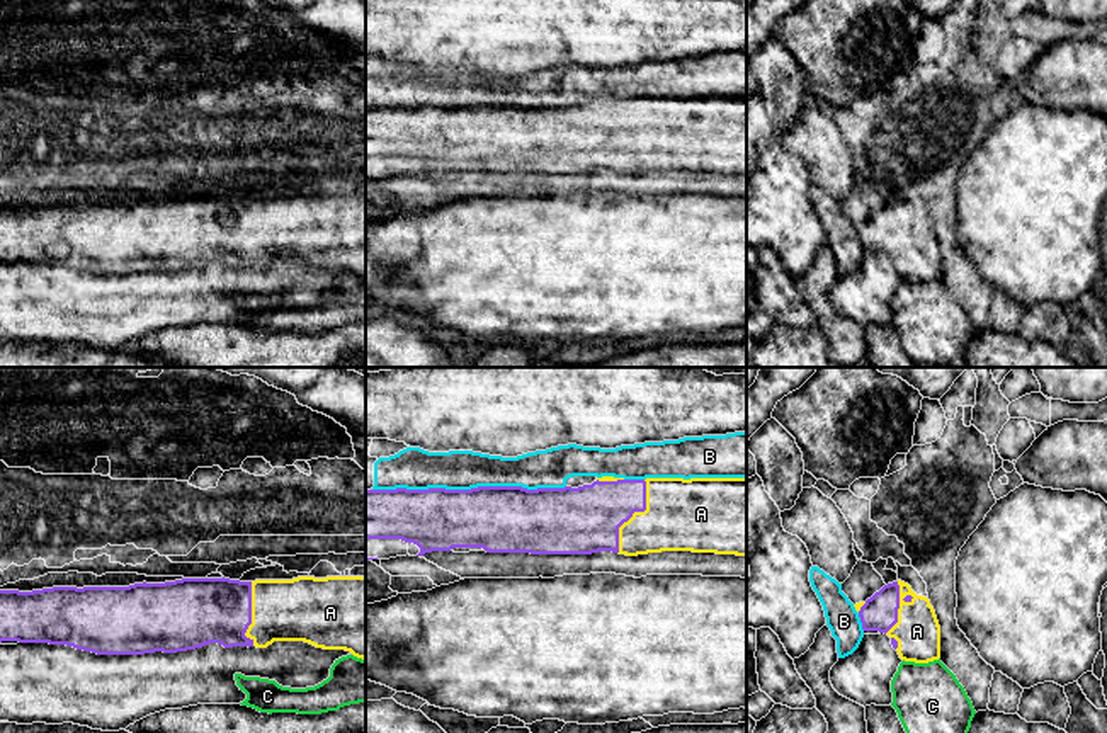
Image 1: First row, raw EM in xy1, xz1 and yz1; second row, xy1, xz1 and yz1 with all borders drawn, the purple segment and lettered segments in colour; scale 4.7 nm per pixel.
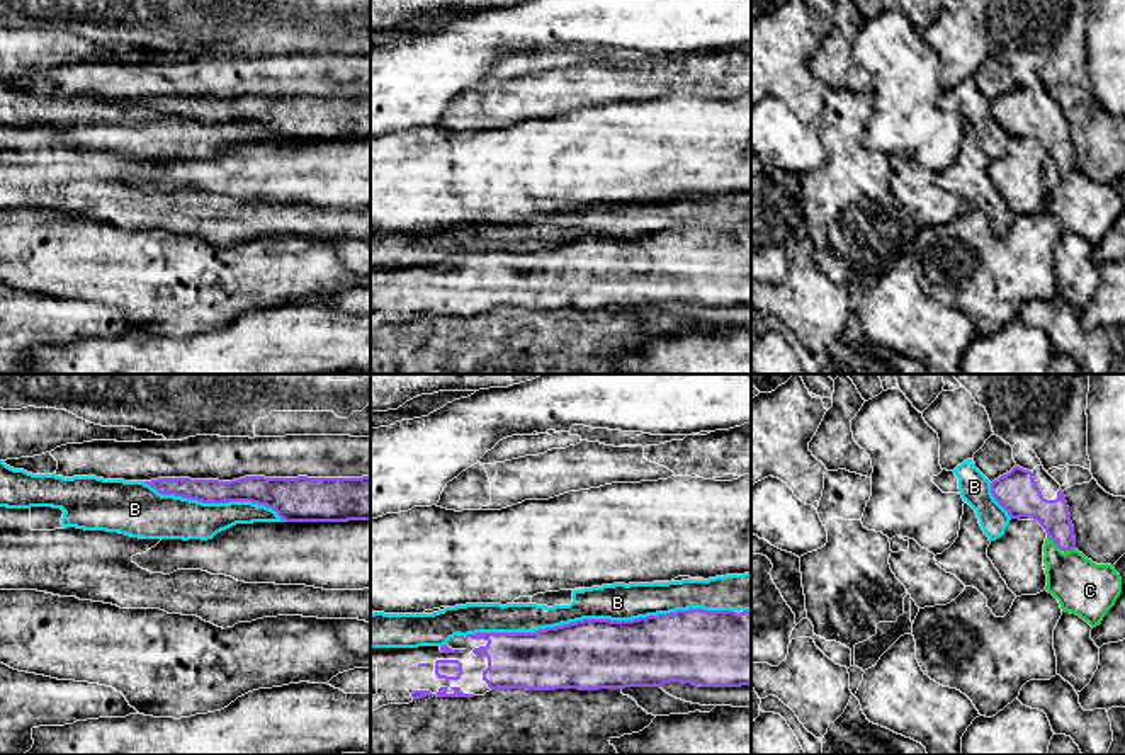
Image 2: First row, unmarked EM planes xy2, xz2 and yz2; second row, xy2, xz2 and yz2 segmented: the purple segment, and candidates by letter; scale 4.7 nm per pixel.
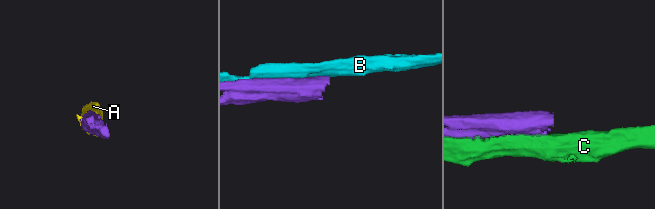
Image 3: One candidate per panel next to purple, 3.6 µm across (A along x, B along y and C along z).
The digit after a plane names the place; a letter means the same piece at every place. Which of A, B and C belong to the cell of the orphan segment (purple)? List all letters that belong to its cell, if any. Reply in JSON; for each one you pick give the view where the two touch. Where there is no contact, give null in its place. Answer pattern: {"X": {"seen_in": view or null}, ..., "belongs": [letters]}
{"A": {"seen_in": "xz1"}, "belongs": ["A"]}

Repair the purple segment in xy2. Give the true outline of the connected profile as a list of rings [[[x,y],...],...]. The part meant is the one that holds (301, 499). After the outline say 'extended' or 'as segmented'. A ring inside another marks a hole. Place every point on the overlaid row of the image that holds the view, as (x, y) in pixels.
[[[245,476],[233,481],[158,478],[144,483],[161,495],[202,503],[252,502],[265,505],[285,522],[370,520],[370,476]]]; as segmented

